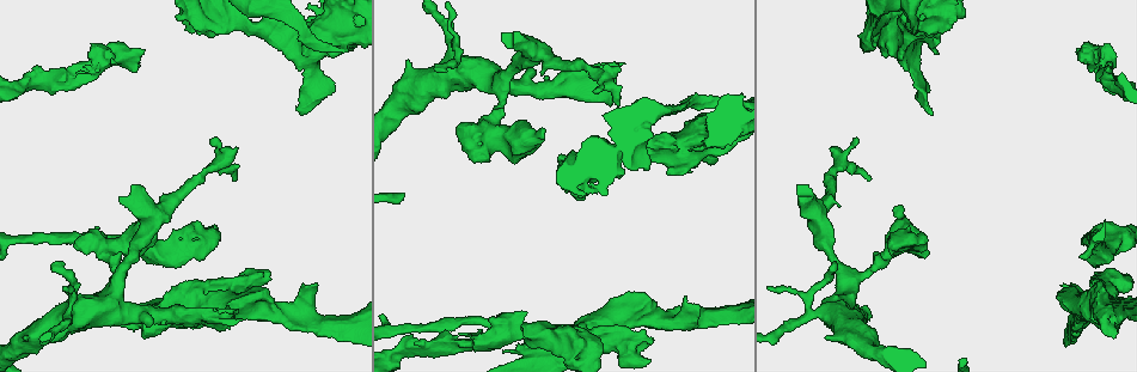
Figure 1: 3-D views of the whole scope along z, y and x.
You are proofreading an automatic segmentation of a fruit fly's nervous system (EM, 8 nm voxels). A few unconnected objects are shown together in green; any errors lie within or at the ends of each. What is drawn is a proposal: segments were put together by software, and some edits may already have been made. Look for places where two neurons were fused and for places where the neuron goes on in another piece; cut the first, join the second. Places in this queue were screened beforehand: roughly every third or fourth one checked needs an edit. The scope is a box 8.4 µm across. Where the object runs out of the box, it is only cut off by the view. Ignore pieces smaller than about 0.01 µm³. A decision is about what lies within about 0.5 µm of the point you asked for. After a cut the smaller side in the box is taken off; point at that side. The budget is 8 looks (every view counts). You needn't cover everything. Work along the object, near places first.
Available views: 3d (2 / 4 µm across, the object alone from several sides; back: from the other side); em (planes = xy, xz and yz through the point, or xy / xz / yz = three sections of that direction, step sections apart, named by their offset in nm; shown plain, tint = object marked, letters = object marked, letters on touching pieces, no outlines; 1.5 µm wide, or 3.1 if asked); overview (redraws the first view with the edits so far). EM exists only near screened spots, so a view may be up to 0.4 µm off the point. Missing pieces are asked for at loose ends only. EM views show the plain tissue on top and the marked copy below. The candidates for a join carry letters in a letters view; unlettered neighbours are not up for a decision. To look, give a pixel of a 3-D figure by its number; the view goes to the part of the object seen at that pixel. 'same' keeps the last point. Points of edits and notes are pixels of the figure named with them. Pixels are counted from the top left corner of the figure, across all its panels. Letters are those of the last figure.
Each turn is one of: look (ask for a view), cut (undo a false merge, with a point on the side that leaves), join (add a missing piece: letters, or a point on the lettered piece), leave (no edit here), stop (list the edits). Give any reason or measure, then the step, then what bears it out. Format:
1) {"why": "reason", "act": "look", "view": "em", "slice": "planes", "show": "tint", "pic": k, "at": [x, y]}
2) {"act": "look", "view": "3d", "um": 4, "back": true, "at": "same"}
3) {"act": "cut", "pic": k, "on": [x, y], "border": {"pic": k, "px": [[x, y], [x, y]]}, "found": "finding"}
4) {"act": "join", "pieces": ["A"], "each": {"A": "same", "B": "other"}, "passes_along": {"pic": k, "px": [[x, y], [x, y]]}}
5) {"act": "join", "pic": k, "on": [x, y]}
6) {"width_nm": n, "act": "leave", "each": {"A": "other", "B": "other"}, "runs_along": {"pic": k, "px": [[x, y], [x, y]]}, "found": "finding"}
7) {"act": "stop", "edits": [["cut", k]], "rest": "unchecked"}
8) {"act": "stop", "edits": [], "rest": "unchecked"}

{"why": "branch stops here", "act": "look", "view": "3d", "um": 2, "pic": 1, "at": [145, 50]}

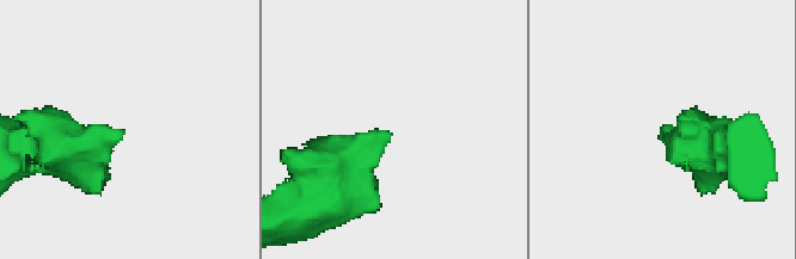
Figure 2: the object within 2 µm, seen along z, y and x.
{"why": "shape alone is not enough", "act": "look", "view": "em", "slice": "xz", "step": 8, "show": "tint", "pic": 2, "at": [122, 131]}

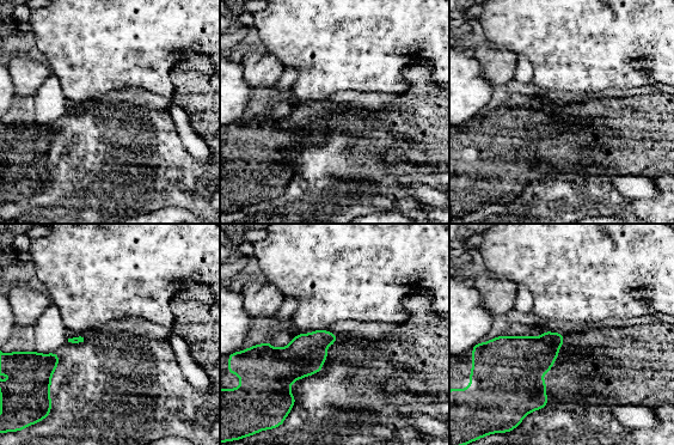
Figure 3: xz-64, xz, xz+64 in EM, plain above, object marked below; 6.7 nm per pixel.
{"why": "cut it another way", "act": "look", "view": "em", "slice": "xy", "step": 4, "show": "letters", "at": "same"}

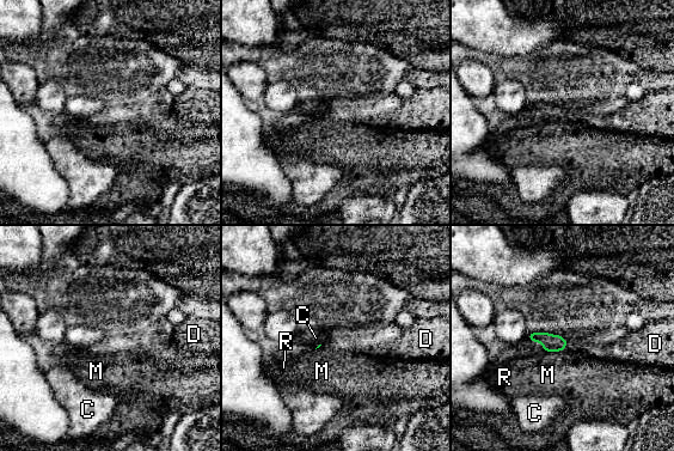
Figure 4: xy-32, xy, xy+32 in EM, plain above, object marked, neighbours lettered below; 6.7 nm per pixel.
{"act": "join", "pieces": ["D"], "each": {"C": "other", "D": "same", "M": "other", "R": "other"}, "passes_along": {"pic": 4, "px": [[550, 342], [565, 346], [601, 352]]}, "found": "the neuron continues"}

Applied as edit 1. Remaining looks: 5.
{"act": "look", "view": "overview"}

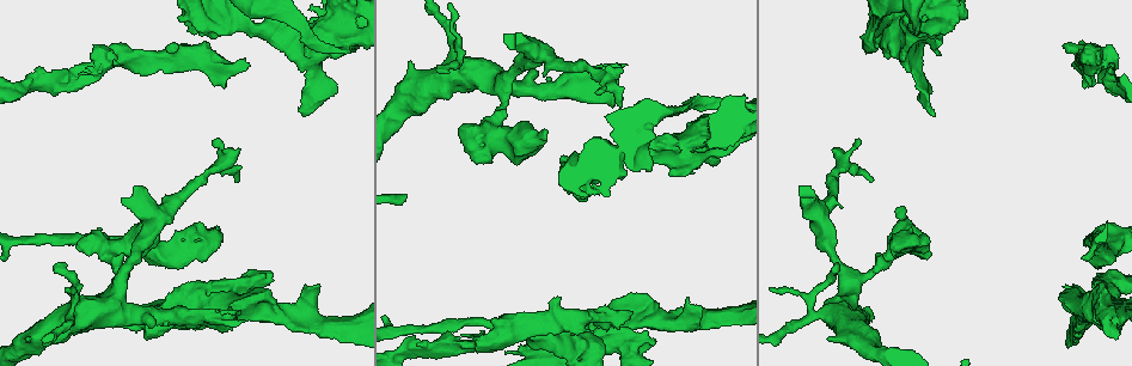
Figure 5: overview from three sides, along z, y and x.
{"why": "sudden change in width", "act": "look", "view": "3d", "um": 4, "pic": 5, "at": [924, 83]}

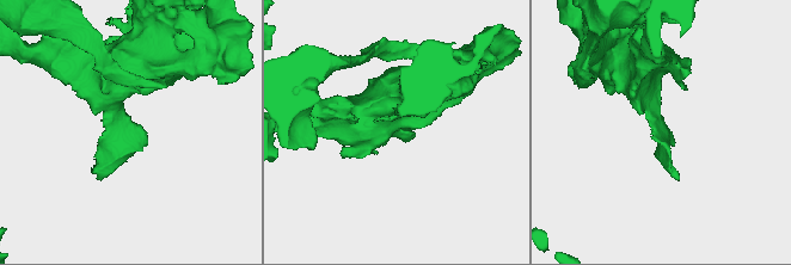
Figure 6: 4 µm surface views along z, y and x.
{"why": "shape alone is not enough", "act": "look", "view": "em", "slice": "planes", "show": "letters", "pic": 6, "at": [122, 130]}

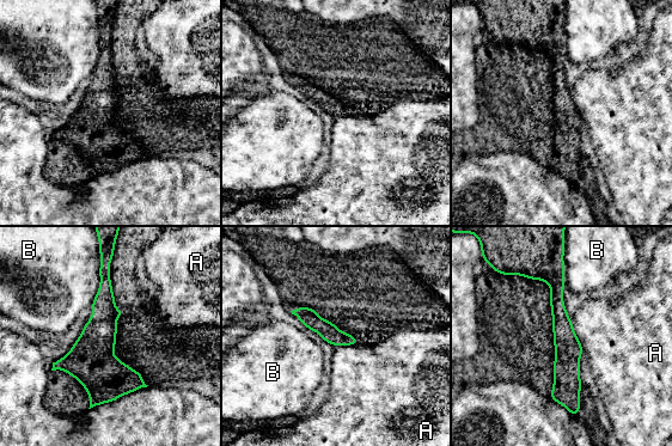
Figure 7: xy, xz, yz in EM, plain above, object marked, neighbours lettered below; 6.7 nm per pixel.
{"act": "leave", "each": {"A": "other", "B": "other"}, "runs_along": {"pic": 7, "px": [[560, 269], [557, 309], [575, 411]]}, "found": "one neuron here"}

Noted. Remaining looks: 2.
{"why": "tapers out", "act": "look", "view": "3d", "um": 4, "pic": 5, "at": [441, 72]}

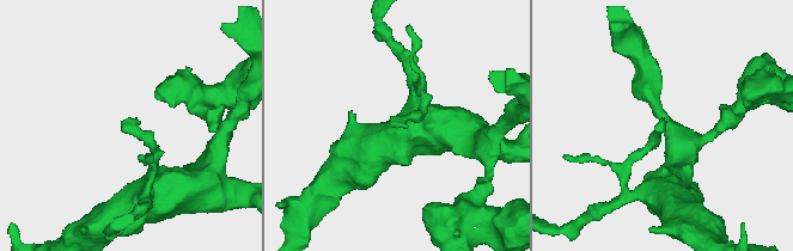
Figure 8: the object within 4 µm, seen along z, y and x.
{"why": "now the EM", "act": "look", "view": "em", "slice": "planes", "show": "letters", "pic": 8, "at": [397, 123]}

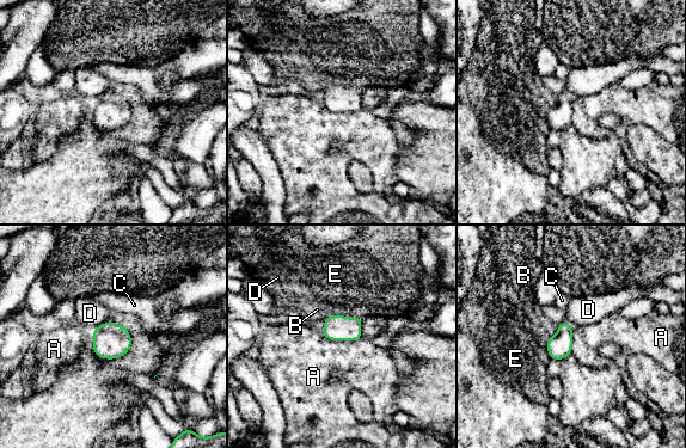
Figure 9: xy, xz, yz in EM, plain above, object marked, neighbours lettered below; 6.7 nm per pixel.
{"act": "leave", "each": {"A": "other", "B": "other", "C": "other", "D": "other", "E": "other"}, "border": {"pic": 9, "px": [[362, 318], [329, 315], [324, 320]]}, "found": "none of them fits"}

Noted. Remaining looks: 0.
{"act": "stop", "edits": [["join", 4]], "rest": "unchecked"}

